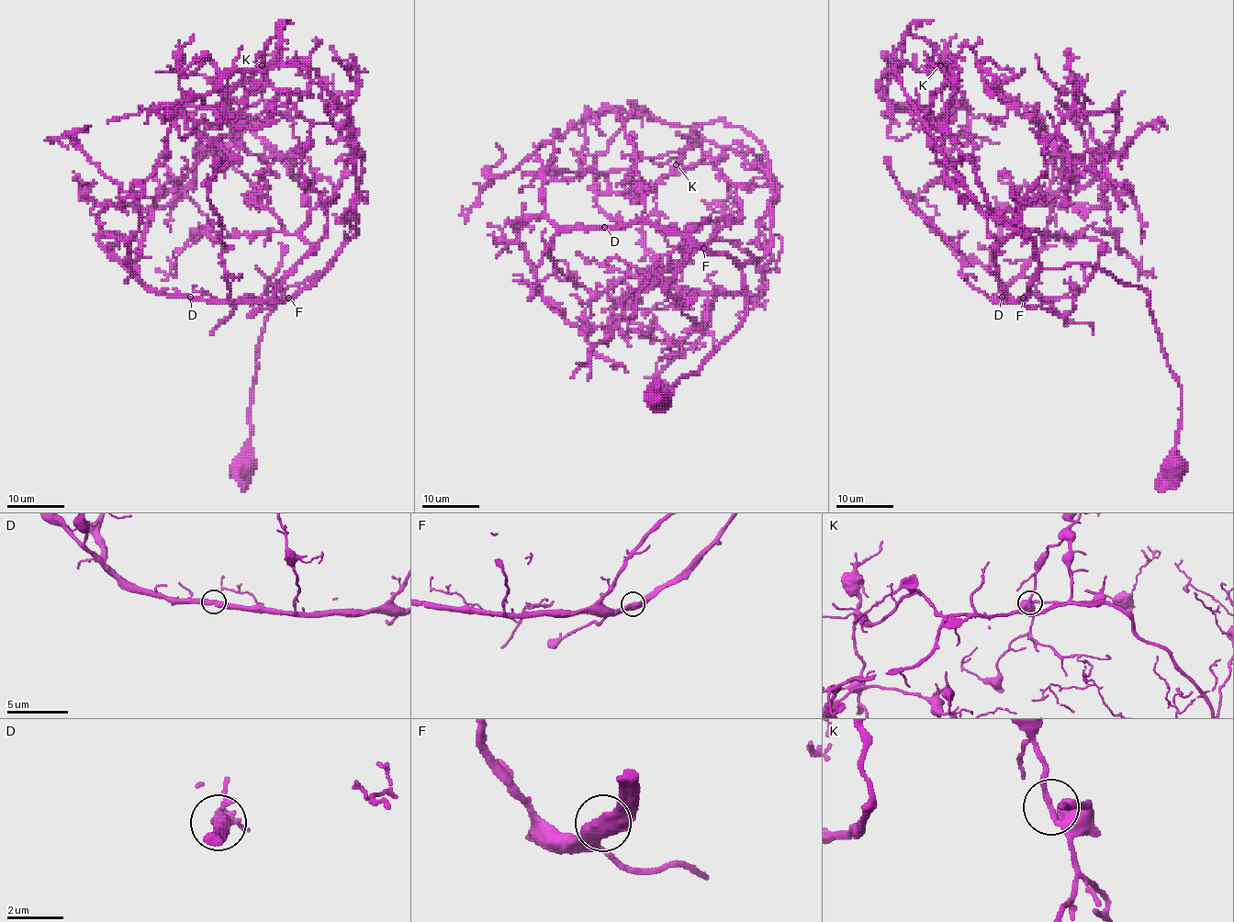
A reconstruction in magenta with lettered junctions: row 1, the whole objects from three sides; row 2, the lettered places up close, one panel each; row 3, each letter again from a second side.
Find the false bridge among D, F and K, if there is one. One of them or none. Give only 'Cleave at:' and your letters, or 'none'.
Cleave at: none

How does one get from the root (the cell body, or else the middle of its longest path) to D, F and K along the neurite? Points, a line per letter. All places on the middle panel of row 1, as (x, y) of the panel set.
D: (658, 399), (666, 394), (667, 405), (740, 325), (744, 274), (725, 254), (647, 222), (604, 227)
F: (658, 399), (666, 394), (668, 404), (671, 388), (700, 371), (746, 309), (743, 270), (725, 254), (702, 248)
K: (658, 399), (740, 325), (741, 267), (771, 244), (769, 164), (753, 136), (694, 126), (676, 164)

